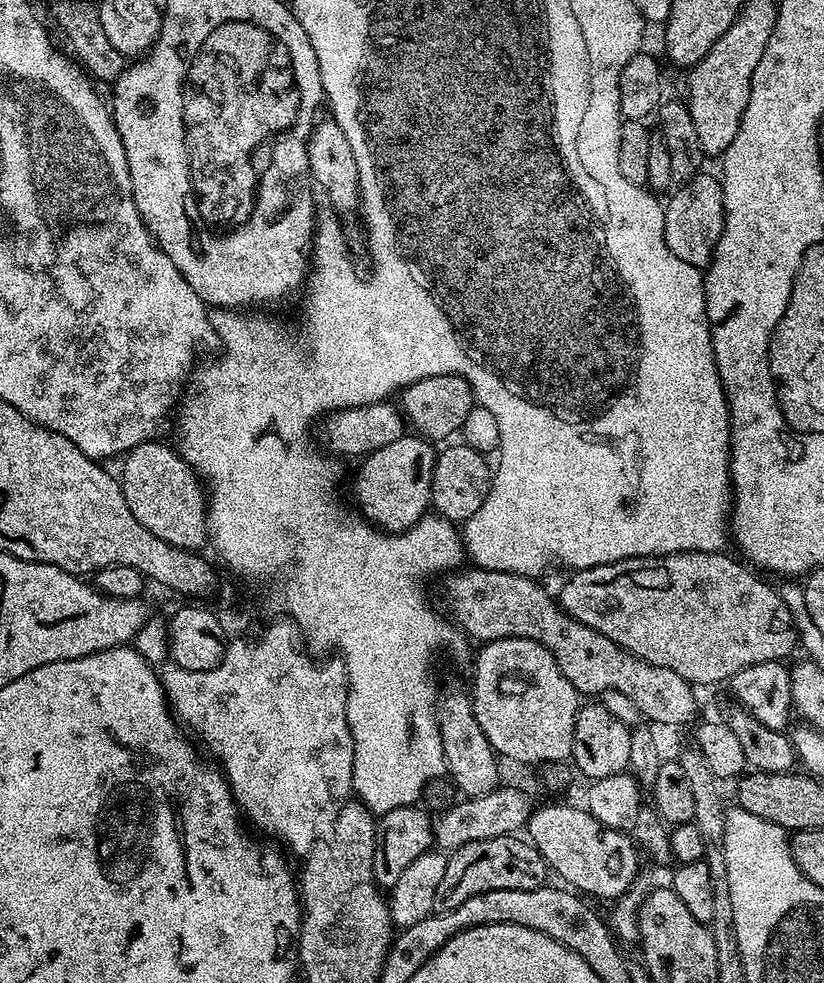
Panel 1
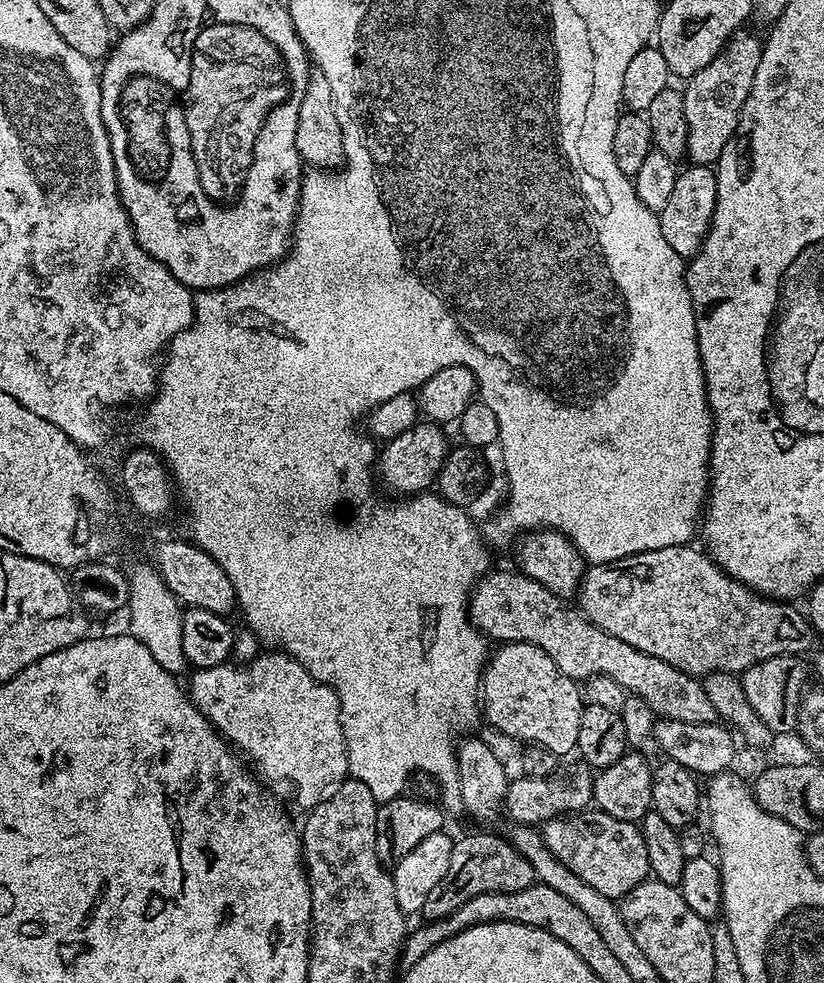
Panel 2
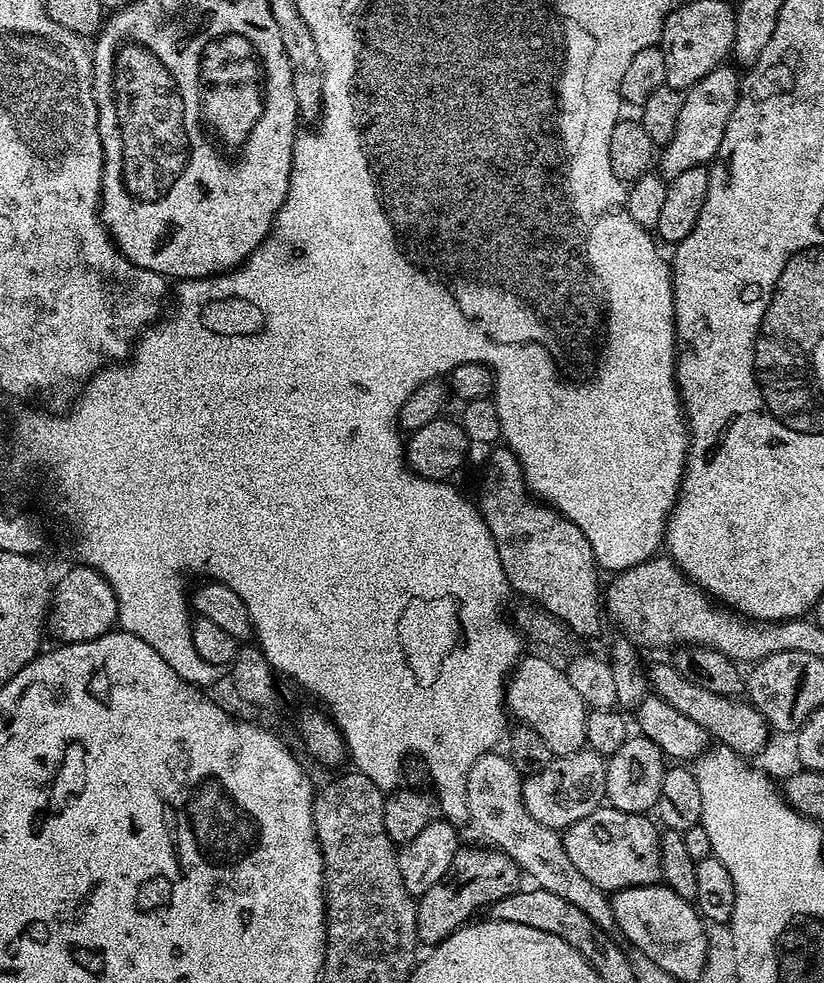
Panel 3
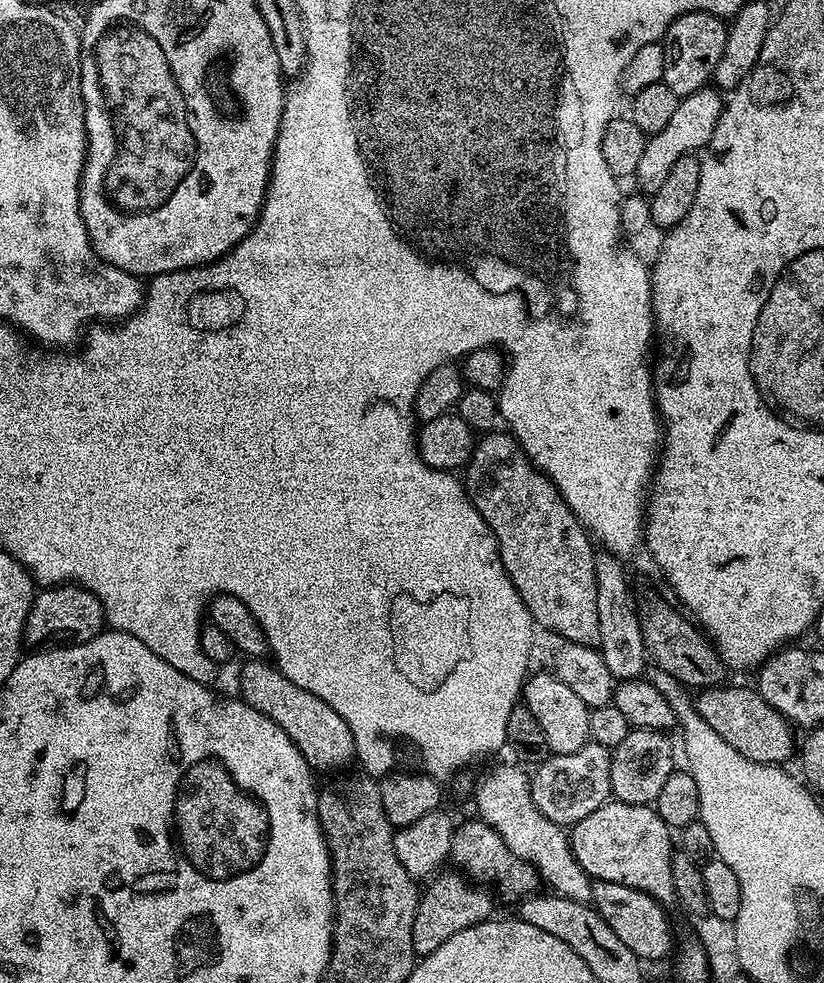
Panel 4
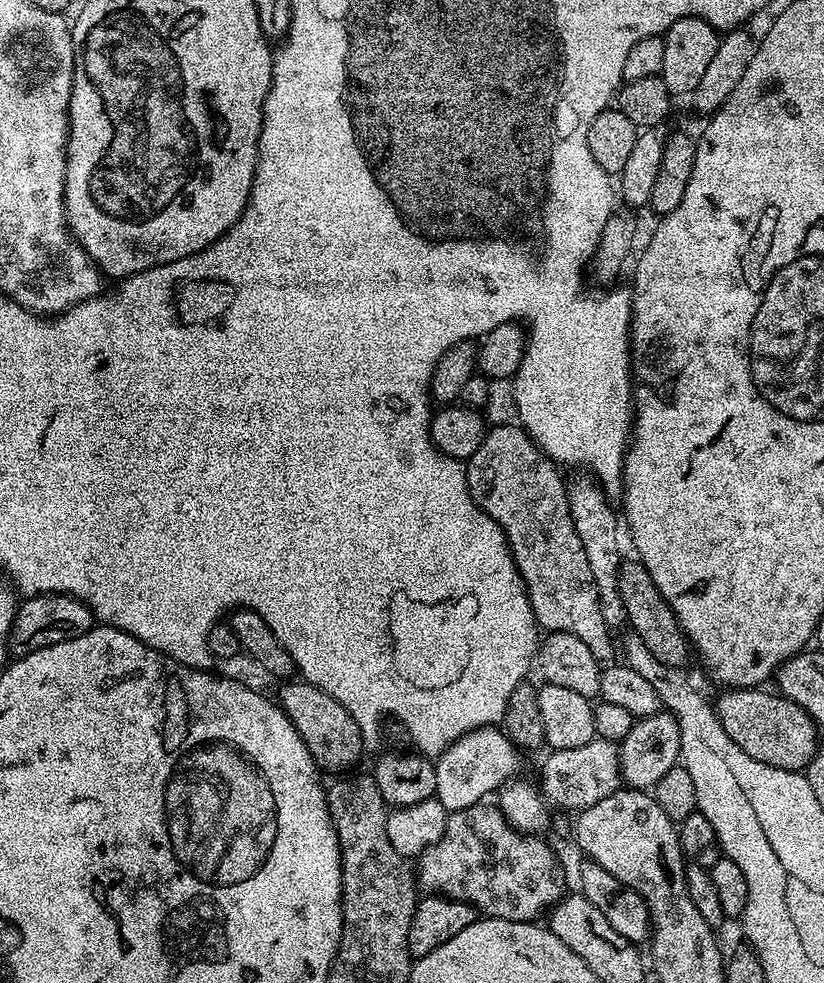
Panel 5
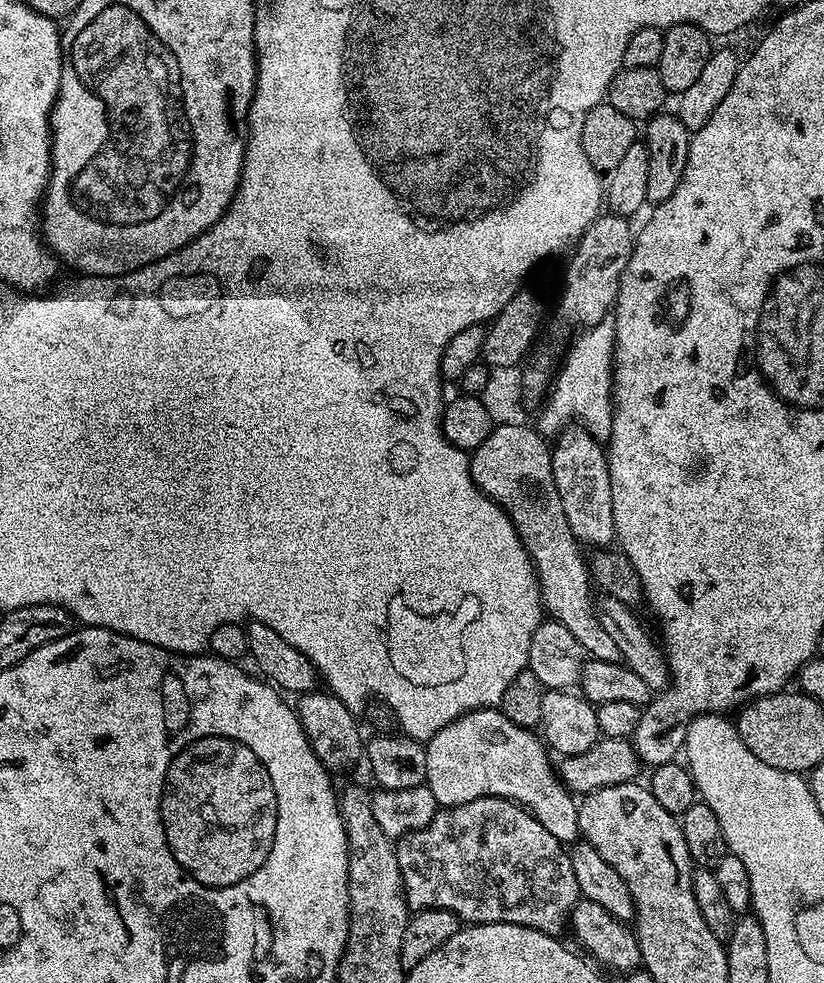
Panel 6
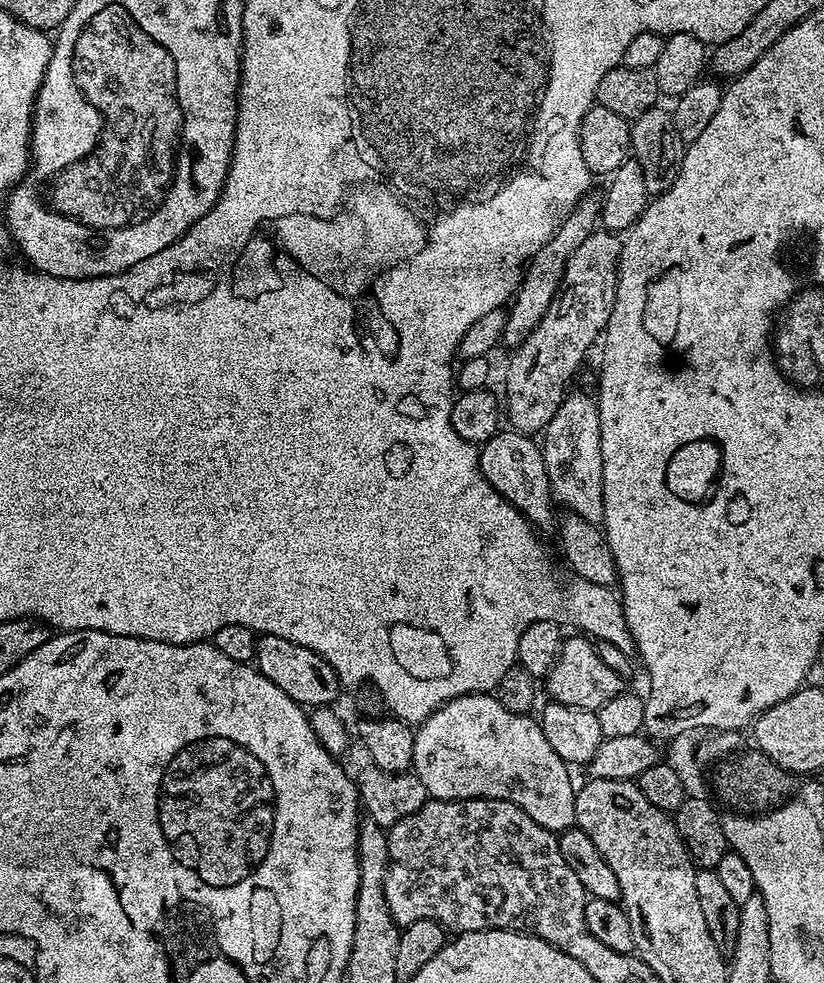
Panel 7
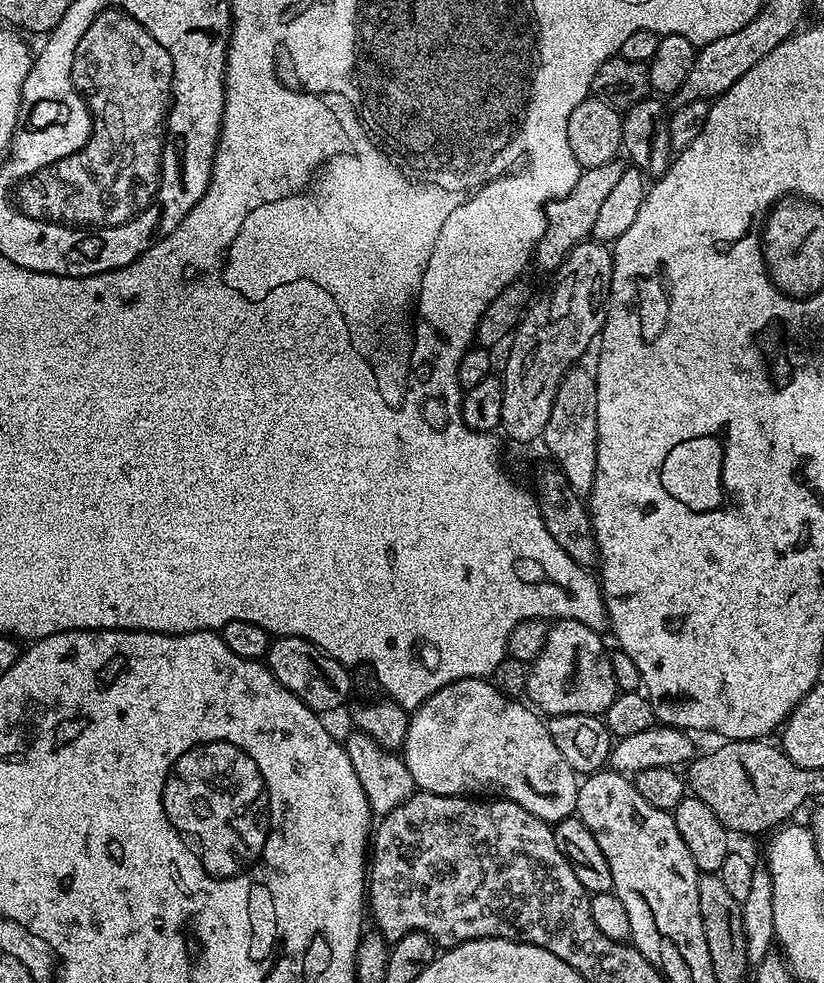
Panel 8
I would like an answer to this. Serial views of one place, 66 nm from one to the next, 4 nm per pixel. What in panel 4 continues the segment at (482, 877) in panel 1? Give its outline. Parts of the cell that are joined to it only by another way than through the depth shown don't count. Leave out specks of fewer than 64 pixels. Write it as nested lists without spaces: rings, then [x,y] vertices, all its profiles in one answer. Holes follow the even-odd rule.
[[[456,870],[451,871],[437,875],[427,885],[429,888],[420,892],[420,901],[414,914],[414,930],[410,930],[410,938],[414,938],[417,957],[423,958],[434,954],[434,950],[438,950],[442,942],[454,938],[454,934],[470,930],[470,926],[478,926],[493,915],[492,896],[488,893],[491,891],[473,882],[467,875]]]

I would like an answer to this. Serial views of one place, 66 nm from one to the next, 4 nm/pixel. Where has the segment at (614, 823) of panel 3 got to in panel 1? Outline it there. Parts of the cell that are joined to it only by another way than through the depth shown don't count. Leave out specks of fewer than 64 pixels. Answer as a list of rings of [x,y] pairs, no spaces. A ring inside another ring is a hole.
[[[544,804],[540,808],[539,805],[528,819],[526,836],[542,854],[549,869],[555,875],[557,872],[569,889],[585,897],[601,896],[602,899],[612,902],[637,883],[636,871],[640,868],[641,857],[638,855],[635,839],[627,832],[607,828],[583,807],[575,808],[572,804]]]

